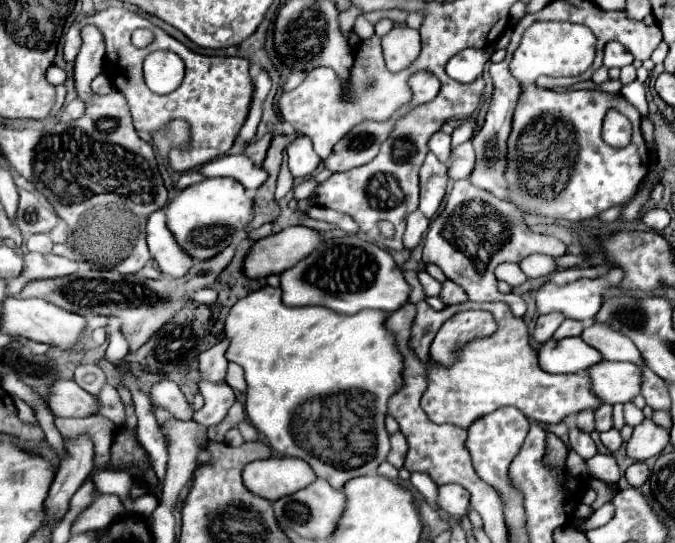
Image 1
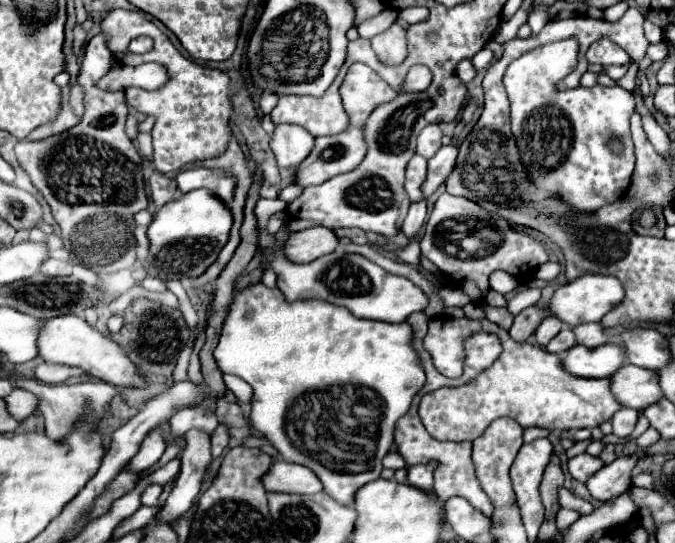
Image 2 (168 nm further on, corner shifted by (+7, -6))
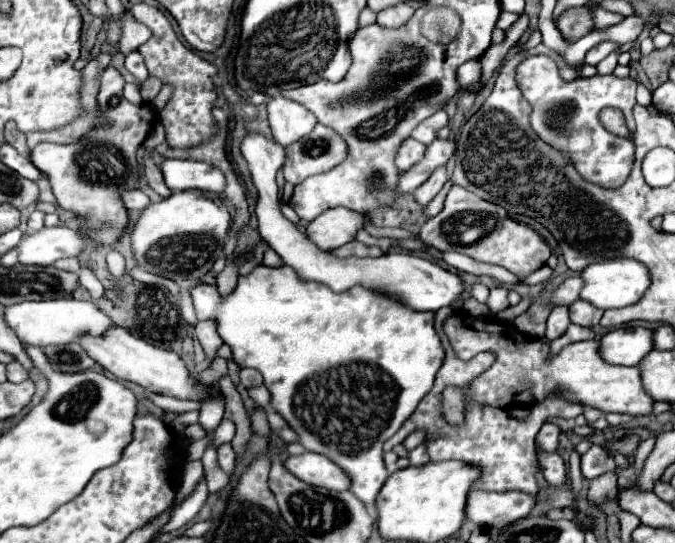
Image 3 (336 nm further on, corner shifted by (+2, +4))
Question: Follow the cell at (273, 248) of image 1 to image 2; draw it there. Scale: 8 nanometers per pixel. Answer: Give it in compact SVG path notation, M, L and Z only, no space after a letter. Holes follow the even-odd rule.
M312 226L302 232L292 232L284 246L284 254L292 262L312 262L312 260L336 250L338 244L340 244L340 240L332 228Z

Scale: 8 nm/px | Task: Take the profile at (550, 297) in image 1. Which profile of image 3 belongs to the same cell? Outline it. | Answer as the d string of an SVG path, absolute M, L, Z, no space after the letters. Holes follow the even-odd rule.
M615 258L615 260L589 264L581 272L581 280L585 286L579 294L579 298L587 300L589 304L593 304L595 308L601 308L601 310L625 308L625 306L635 304L651 284L647 268L643 264L639 264L637 260L629 260L629 258Z

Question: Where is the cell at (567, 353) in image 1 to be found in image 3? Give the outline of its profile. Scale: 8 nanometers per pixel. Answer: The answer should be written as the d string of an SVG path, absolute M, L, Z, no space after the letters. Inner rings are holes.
M615 328L599 342L601 358L619 366L637 366L649 350L653 350L653 340L647 328Z

